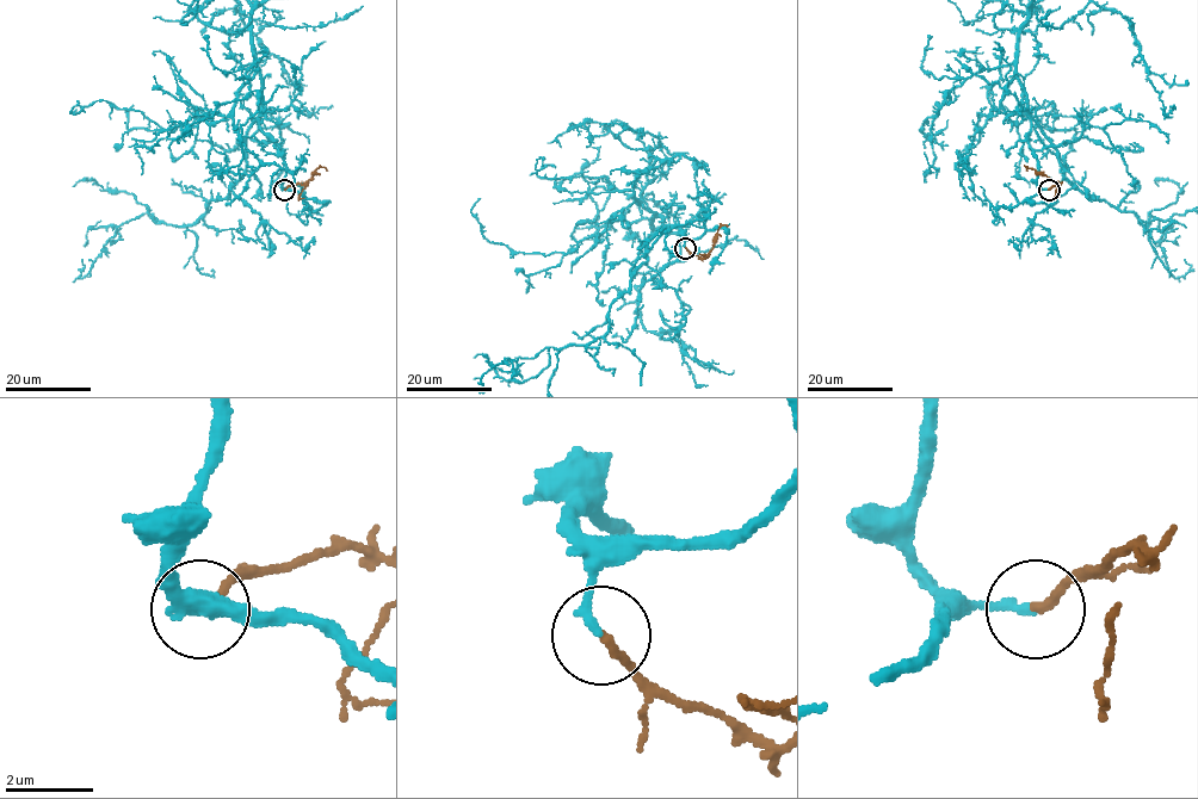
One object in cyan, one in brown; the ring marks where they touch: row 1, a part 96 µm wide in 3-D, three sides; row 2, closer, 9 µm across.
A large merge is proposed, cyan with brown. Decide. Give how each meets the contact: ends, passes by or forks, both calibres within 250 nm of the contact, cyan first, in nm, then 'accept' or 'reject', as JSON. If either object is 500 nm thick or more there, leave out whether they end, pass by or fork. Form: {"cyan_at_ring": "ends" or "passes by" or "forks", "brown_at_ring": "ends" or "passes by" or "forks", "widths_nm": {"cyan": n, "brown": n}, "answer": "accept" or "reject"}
{"cyan_at_ring": "ends", "brown_at_ring": "ends", "widths_nm": {"cyan": 200, "brown": 200}, "answer": "accept"}

